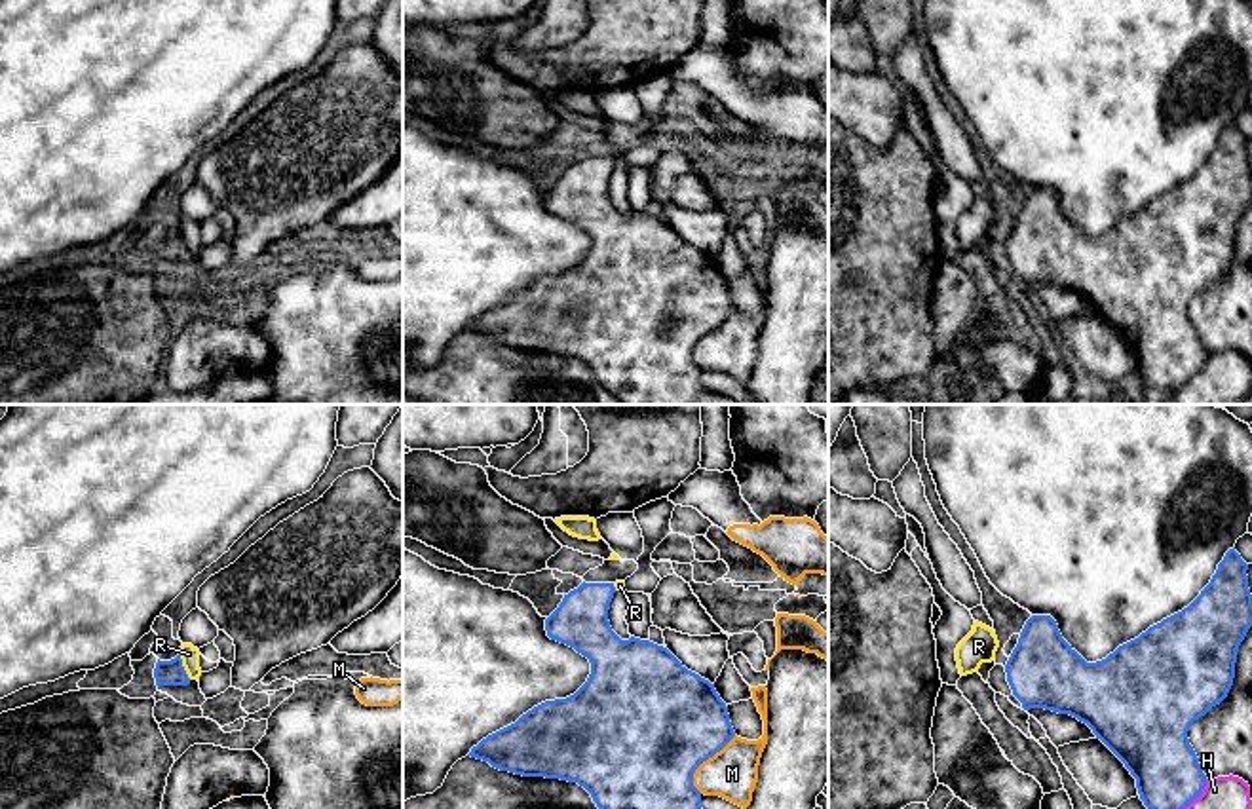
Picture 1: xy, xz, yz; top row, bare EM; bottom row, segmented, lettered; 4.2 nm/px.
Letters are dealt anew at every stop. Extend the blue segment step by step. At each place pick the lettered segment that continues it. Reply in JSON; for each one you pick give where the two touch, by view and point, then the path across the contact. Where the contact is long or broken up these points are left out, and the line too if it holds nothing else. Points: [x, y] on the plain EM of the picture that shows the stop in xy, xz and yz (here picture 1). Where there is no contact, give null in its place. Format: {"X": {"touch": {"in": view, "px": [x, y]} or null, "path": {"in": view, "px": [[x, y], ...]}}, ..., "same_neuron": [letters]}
{"same_neuron": []}

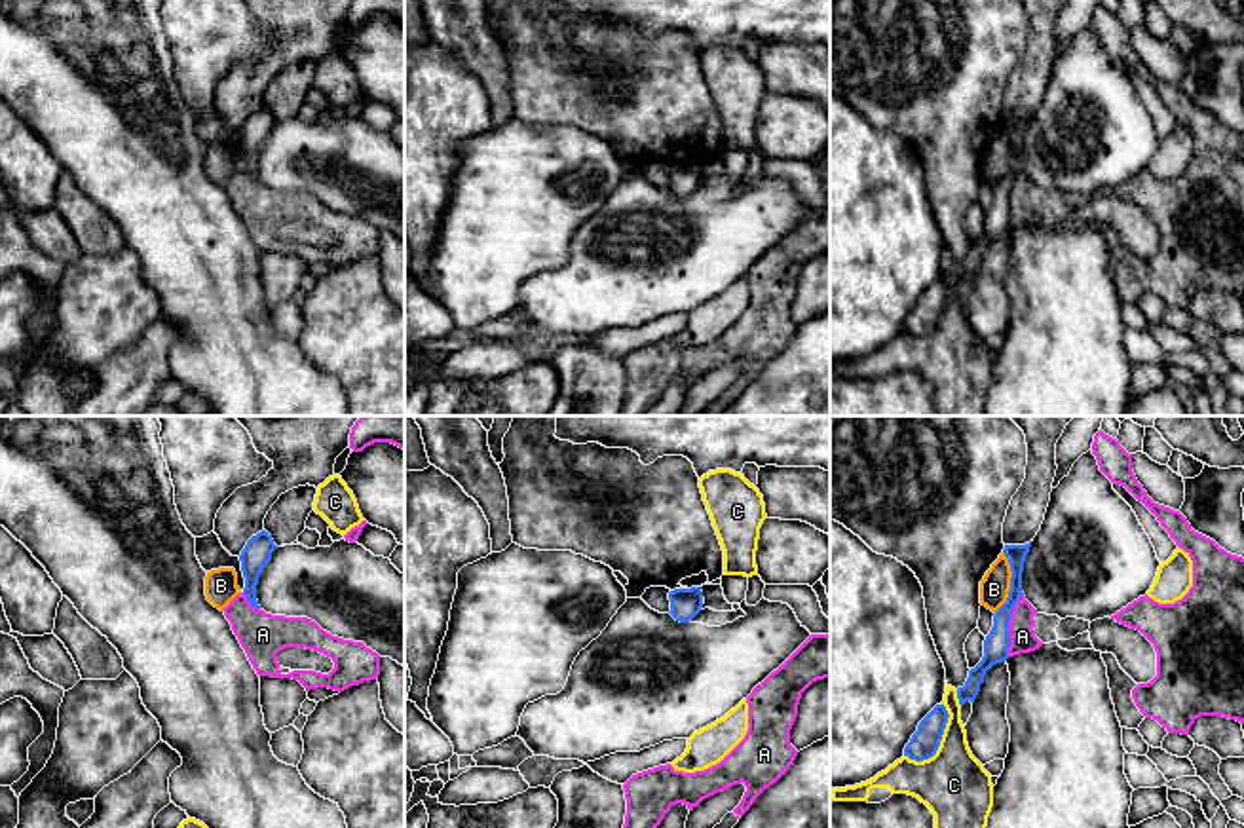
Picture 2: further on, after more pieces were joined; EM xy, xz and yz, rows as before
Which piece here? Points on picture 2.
{"same_neuron": []}

